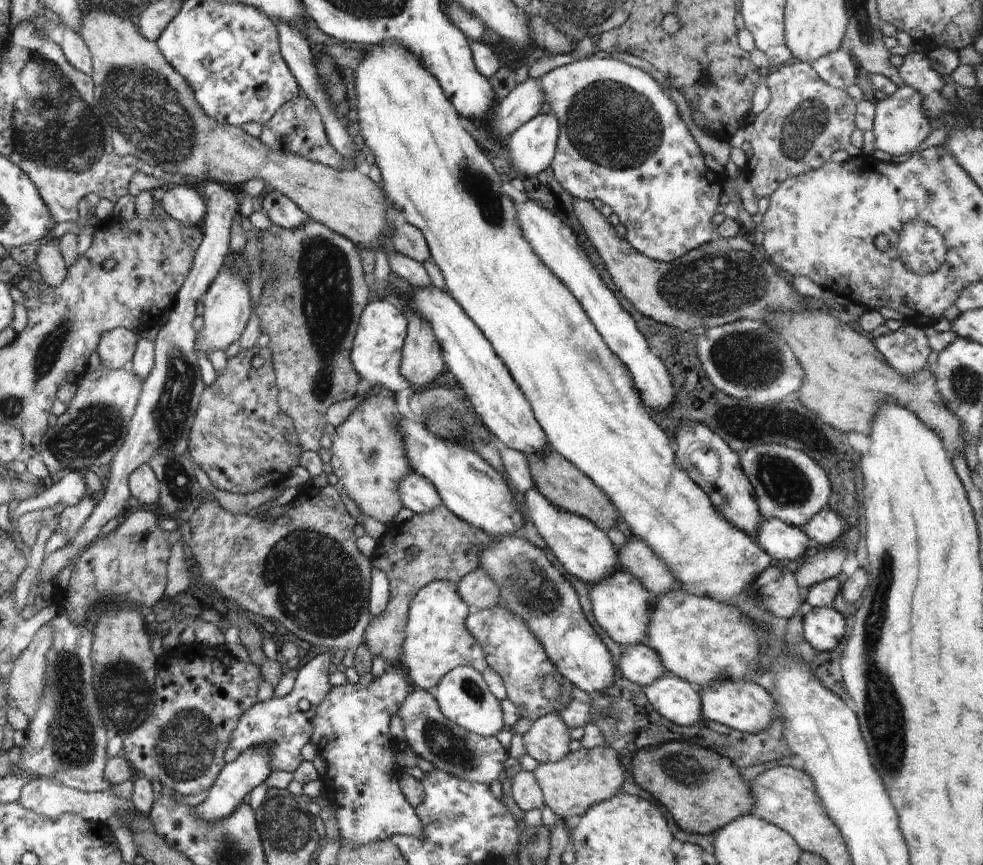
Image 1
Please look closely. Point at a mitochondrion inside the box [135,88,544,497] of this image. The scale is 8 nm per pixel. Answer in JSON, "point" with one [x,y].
{"point":[327,291]}

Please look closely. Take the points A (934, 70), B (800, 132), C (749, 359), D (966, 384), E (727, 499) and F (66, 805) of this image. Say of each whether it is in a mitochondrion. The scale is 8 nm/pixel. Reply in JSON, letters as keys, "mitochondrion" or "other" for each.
{"A":"other","B":"mitochondrion","C":"mitochondrion","D":"mitochondrion","E":"mitochondrion","F":"other"}

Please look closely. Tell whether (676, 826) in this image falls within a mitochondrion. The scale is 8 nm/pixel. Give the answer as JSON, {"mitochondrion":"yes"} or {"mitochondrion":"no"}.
{"mitochondrion":"no"}

